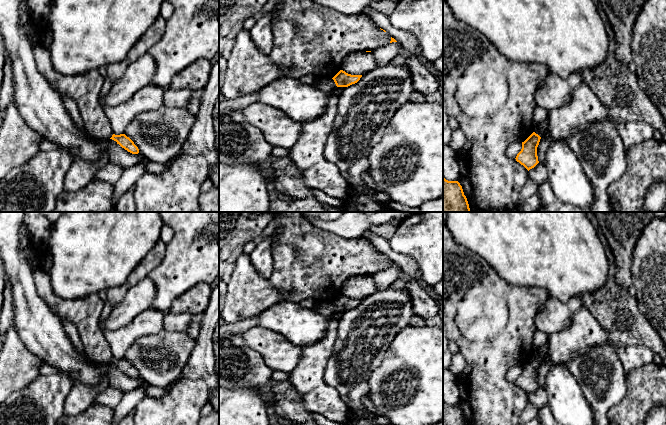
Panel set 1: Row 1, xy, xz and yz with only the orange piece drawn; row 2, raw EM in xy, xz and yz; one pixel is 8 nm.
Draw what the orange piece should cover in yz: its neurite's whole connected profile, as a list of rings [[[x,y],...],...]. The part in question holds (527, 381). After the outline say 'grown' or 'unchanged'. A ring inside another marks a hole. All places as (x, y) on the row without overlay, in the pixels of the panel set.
[[[533,356],[524,366],[522,373],[516,380],[516,385],[523,389],[528,395],[534,392],[538,387],[537,371],[541,361]]] | unchanged

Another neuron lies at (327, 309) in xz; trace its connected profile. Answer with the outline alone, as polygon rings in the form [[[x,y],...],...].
[[[316,302],[313,310],[328,318],[333,318],[334,314],[337,312],[332,302]]]

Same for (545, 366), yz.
[[[546,357],[543,361],[541,361],[539,369],[537,371],[537,380],[539,387],[545,389],[545,380],[547,373],[551,370],[553,362]]]

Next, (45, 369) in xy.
[[[43,363],[39,369],[39,375],[41,375],[41,376],[53,375],[53,374],[57,374],[57,373],[61,373],[61,372],[57,368],[55,368],[47,363]]]

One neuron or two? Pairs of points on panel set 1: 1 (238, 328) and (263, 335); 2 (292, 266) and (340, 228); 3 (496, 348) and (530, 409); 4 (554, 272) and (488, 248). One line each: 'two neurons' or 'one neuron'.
1: two neurons
2: two neurons
3: two neurons
4: one neuron

